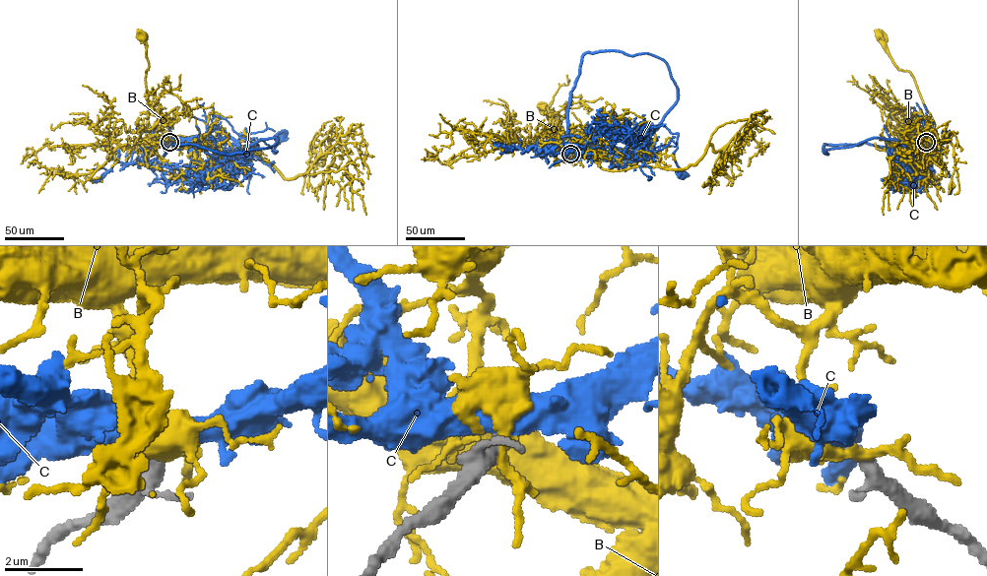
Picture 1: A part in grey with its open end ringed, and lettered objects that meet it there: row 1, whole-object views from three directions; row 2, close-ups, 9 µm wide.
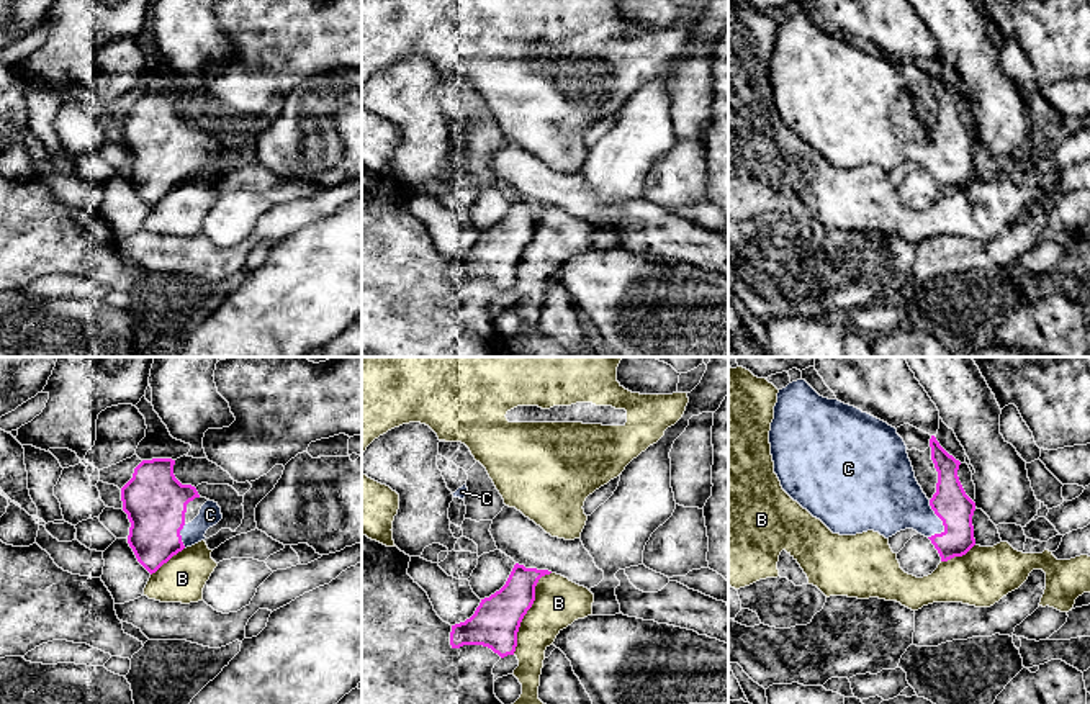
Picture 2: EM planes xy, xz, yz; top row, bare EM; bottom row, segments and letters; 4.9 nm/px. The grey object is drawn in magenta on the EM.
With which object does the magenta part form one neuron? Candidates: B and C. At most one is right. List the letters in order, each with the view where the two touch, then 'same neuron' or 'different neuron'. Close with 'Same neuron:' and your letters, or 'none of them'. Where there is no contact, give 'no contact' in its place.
B: xz | different neuron
C: yz | same neuron
Same neuron: C

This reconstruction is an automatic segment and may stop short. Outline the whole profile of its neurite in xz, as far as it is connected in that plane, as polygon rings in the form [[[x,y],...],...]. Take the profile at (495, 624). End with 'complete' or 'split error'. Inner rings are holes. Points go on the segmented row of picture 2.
[[[516,563],[499,591],[481,599],[470,619],[452,625],[452,648],[483,645],[501,658],[514,655],[520,622],[535,601],[535,586],[550,573]]]; complete

